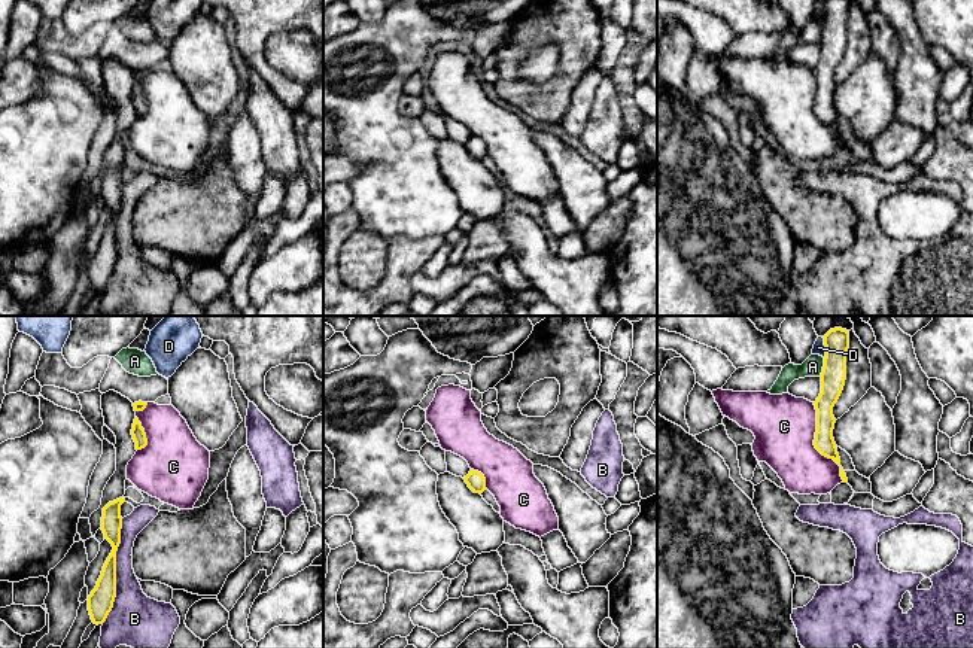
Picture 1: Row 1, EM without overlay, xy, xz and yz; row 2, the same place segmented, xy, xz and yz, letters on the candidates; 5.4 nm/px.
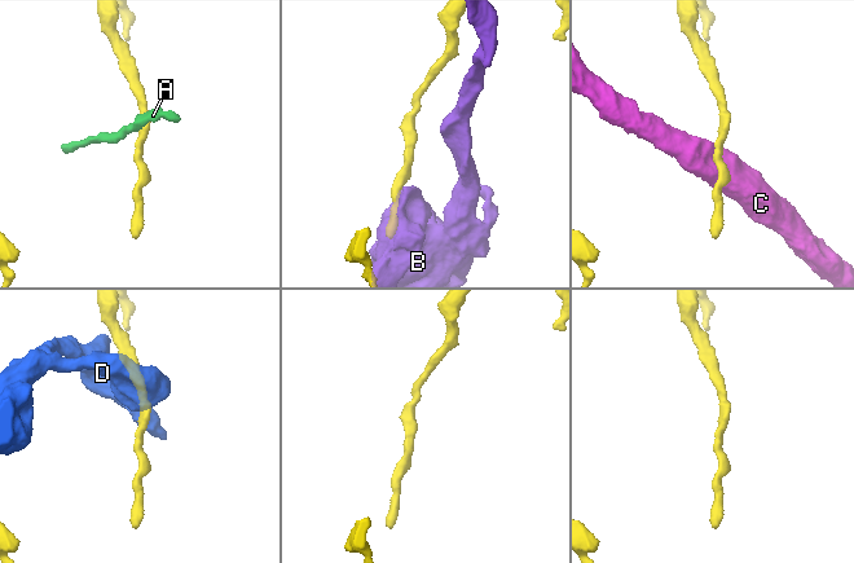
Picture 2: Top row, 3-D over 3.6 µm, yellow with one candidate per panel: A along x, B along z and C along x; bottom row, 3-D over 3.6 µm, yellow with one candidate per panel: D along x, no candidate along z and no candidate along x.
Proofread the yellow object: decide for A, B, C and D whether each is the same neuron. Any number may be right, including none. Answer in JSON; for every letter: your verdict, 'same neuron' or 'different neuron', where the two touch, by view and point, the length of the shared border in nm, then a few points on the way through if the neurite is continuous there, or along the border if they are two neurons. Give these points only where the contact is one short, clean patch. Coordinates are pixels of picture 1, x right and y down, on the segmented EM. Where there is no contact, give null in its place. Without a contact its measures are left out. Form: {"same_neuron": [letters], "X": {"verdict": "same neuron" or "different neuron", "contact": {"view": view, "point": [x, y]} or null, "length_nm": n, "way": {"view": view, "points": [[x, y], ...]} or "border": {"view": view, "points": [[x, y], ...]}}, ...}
{"same_neuron": [], "A": {"verdict": "different neuron", "contact": {"view": "yz", "point": [823, 367]}, "length_nm": 110, "border": {"view": "yz", "points": [[824, 358], [824, 365], [818, 376]]}}, "B": {"verdict": "different neuron", "contact": {"view": "xy", "point": [115, 571]}, "length_nm": 600}, "C": {"verdict": "different neuron", "contact": {"view": "yz", "point": [814, 444]}, "length_nm": 460, "border": {"view": "yz", "points": [[812, 402], [814, 446], [839, 467], [844, 481]]}}, "D": {"verdict": "different neuron", "contact": {"view": "yz", "point": [826, 347]}, "length_nm": 120, "border": {"view": "yz", "points": [[821, 337], [824, 358]]}}}

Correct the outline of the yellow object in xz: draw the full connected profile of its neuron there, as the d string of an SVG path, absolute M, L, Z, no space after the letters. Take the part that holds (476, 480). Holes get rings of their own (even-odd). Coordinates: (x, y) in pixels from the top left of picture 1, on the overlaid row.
M471 469L466 477L463 477L465 483L474 493L483 493L486 490L486 478L481 472Z

